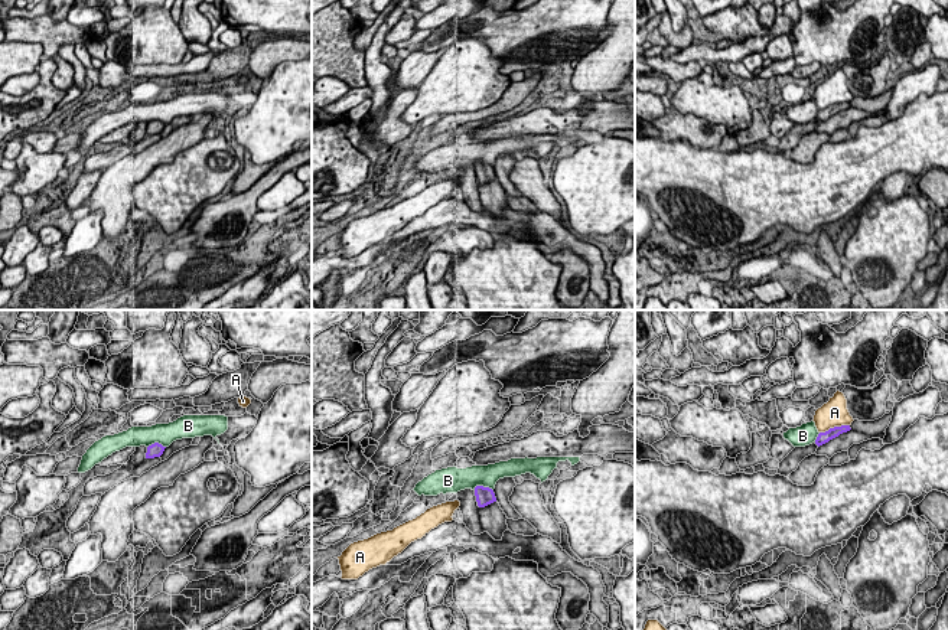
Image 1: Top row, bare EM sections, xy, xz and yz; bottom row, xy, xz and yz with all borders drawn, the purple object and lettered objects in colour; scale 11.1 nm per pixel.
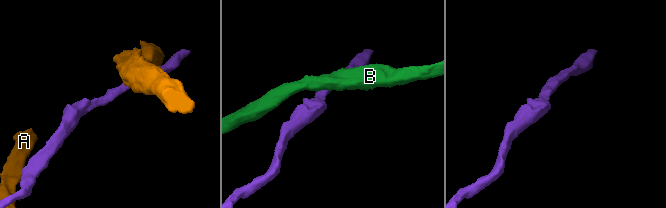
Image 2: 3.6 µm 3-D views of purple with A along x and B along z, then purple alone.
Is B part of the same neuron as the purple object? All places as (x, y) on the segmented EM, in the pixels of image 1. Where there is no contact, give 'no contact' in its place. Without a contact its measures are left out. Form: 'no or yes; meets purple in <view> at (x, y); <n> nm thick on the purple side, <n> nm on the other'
no; meets purple in xz at (482, 486); 200 nm thick on the purple side, 240 nm on the other

